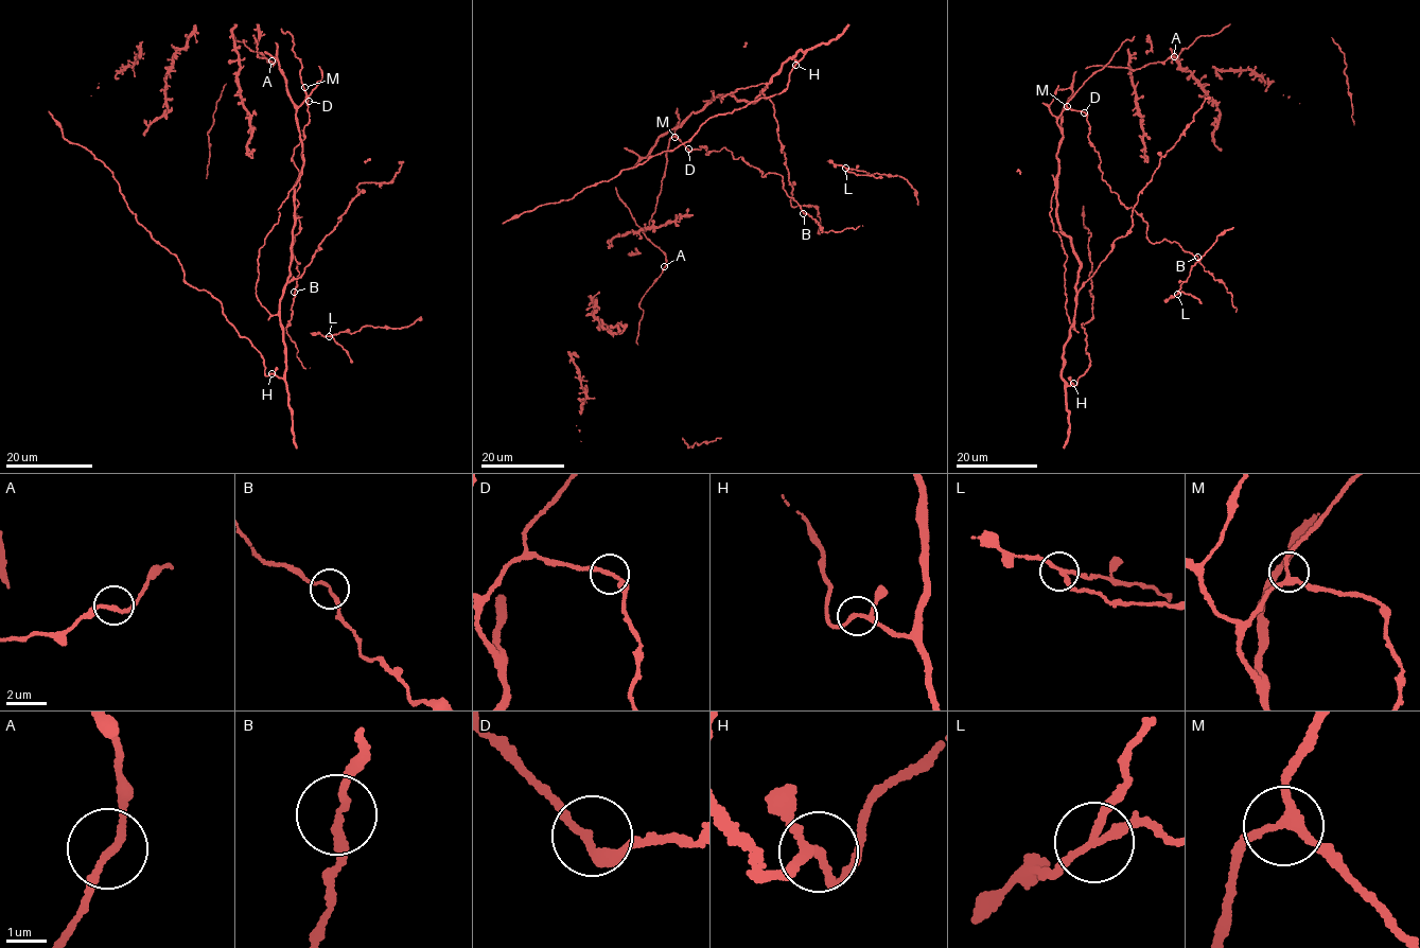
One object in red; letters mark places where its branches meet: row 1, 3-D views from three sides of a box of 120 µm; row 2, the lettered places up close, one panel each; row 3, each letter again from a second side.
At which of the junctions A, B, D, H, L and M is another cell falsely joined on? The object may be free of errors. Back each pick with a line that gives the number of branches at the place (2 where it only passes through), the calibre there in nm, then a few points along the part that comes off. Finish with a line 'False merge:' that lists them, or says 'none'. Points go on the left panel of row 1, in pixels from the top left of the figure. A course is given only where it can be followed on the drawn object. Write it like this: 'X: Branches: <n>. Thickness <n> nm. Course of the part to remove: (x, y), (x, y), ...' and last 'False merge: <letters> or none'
L: Branches: 3. Thickness 170 nm. Course of the part to remove: (329, 336), (347, 351), (352, 362)
False merge: L

